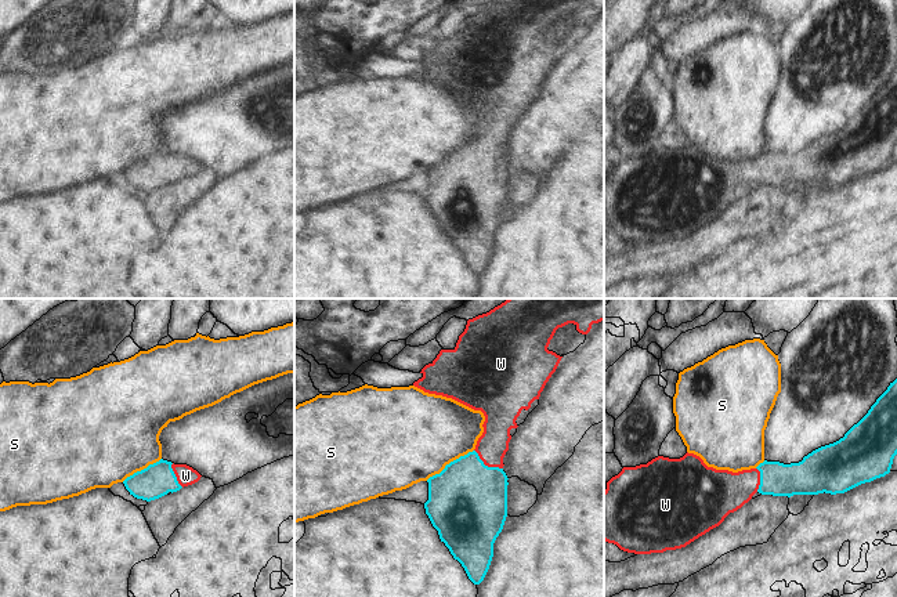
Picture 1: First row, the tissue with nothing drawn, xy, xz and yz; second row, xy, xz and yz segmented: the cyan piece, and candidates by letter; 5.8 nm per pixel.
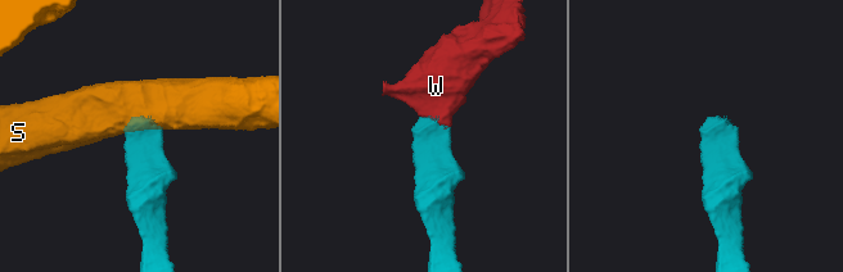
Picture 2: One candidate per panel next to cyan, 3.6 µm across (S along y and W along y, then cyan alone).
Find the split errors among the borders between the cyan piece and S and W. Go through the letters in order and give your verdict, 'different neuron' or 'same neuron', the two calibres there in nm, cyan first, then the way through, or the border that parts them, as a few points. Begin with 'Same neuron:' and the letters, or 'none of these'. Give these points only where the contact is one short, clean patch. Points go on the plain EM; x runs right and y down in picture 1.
Same neuron: W
S: different neuron; calibres 460 and 480 nm; border xz (473, 140), (451, 151), (438, 163), (426, 170)
W: same neuron; calibres 460 and 180 nm; way xz (467, 191), (487, 156), (487, 148), (492, 136)

